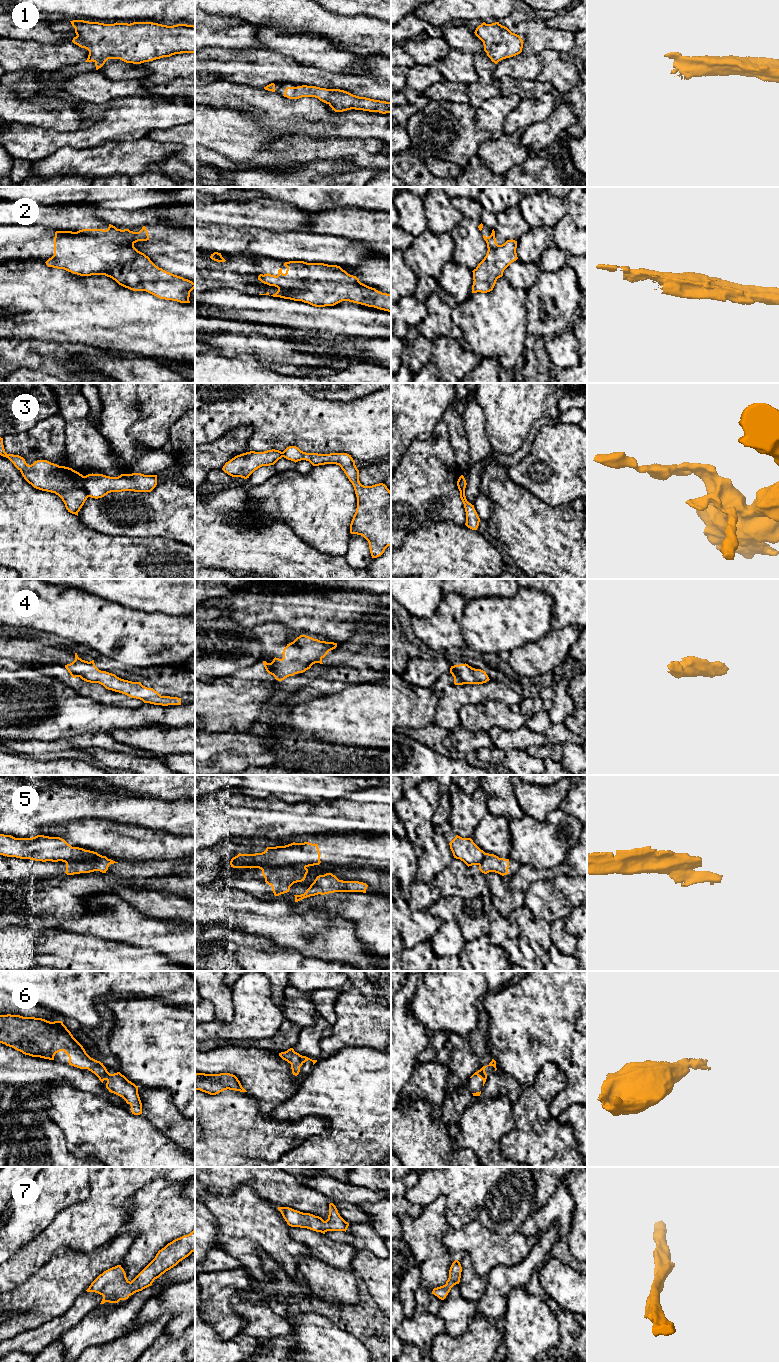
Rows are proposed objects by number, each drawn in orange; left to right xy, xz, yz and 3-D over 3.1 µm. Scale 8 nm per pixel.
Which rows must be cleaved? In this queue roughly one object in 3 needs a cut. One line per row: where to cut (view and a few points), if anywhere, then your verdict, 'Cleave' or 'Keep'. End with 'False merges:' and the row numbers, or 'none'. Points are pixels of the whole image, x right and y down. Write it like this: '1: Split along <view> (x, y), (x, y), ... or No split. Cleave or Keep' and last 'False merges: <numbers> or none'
1: No split. Keep
2: No split. Keep
3: Split along xy (83, 476), (83, 485), (89, 496). Cleave
4: No split. Keep
5: Split along xy (66, 863), (72, 860), (101, 858), (110, 863). Cleave
6: No split. Keep
7: No split. Keep
False merges: 3, 5

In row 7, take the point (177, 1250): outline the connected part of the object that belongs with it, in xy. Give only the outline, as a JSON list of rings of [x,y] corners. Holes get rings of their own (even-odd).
[[[195,1229],[188,1235],[168,1243],[155,1258],[130,1282],[121,1265],[100,1274],[86,1290],[103,1296],[100,1304],[118,1303],[152,1285],[166,1271],[195,1251]]]

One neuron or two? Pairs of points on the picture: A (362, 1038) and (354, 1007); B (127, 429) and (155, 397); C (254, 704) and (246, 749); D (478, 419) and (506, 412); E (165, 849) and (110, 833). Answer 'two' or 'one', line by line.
A: one
B: one
C: two
D: two
E: one

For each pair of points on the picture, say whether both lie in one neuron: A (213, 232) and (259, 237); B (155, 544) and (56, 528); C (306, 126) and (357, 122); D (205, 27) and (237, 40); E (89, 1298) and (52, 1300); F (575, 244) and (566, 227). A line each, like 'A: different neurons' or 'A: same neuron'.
A: same neuron
B: same neuron
C: same neuron
D: same neuron
E: different neurons
F: same neuron

